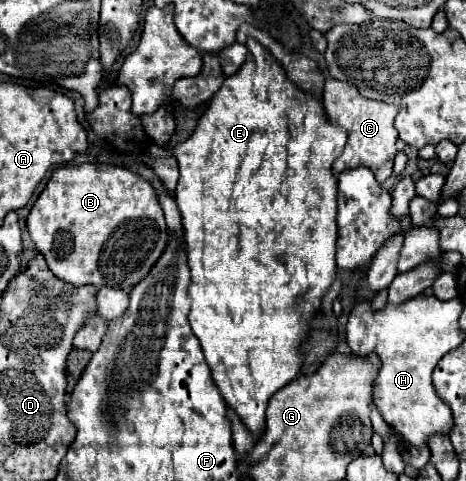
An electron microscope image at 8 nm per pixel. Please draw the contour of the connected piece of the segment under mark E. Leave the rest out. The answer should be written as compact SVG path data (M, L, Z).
M247 37L247 49L251 51L251 59L247 59L241 69L229 77L225 77L221 89L213 95L209 107L201 115L193 135L179 143L175 147L175 157L179 161L179 185L175 191L175 201L183 219L183 231L185 231L185 245L187 245L187 263L191 271L191 285L189 285L189 299L191 299L191 311L189 311L189 323L193 333L197 335L205 361L211 369L213 381L217 389L221 391L225 403L241 417L241 421L247 425L247 429L259 437L265 429L265 409L275 391L285 387L289 381L293 381L301 369L303 355L299 353L299 345L305 341L309 333L309 321L321 307L321 299L327 293L329 285L335 281L337 263L335 263L335 241L337 241L337 179L331 171L333 161L341 155L345 143L347 143L347 131L333 123L325 109L321 95L303 91L293 81L289 81L285 69L281 63L253 37Z

